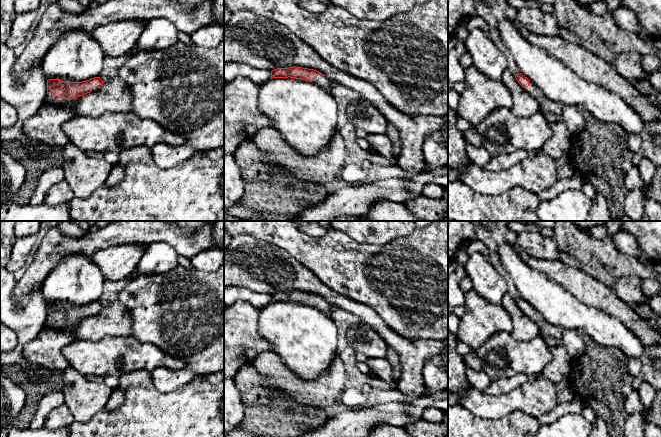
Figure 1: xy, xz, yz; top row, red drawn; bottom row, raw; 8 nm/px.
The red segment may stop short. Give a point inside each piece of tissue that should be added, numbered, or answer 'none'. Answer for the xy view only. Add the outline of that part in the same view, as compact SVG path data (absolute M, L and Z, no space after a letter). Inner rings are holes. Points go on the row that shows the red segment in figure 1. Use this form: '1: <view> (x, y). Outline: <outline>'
1: xy (50, 98). Outline: M48 93L46 95L45 102L48 104L55 105L55 106L61 106L61 105L67 105L67 104L73 103L77 101L79 98L80 96L78 96L75 100L74 99L62 99L62 98L55 97L52 93Z

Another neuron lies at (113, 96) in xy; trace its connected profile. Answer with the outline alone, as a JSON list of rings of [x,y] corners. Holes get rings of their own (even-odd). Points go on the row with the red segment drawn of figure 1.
[[[115,77],[104,81],[97,91],[80,96],[77,101],[60,107],[85,117],[99,117],[106,112],[129,112],[131,94],[125,80]]]

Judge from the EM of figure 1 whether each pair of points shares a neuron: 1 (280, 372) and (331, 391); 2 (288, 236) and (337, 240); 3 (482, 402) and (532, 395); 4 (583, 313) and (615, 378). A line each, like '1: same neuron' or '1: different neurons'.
1: same neuron
2: same neuron
3: same neuron
4: different neurons

